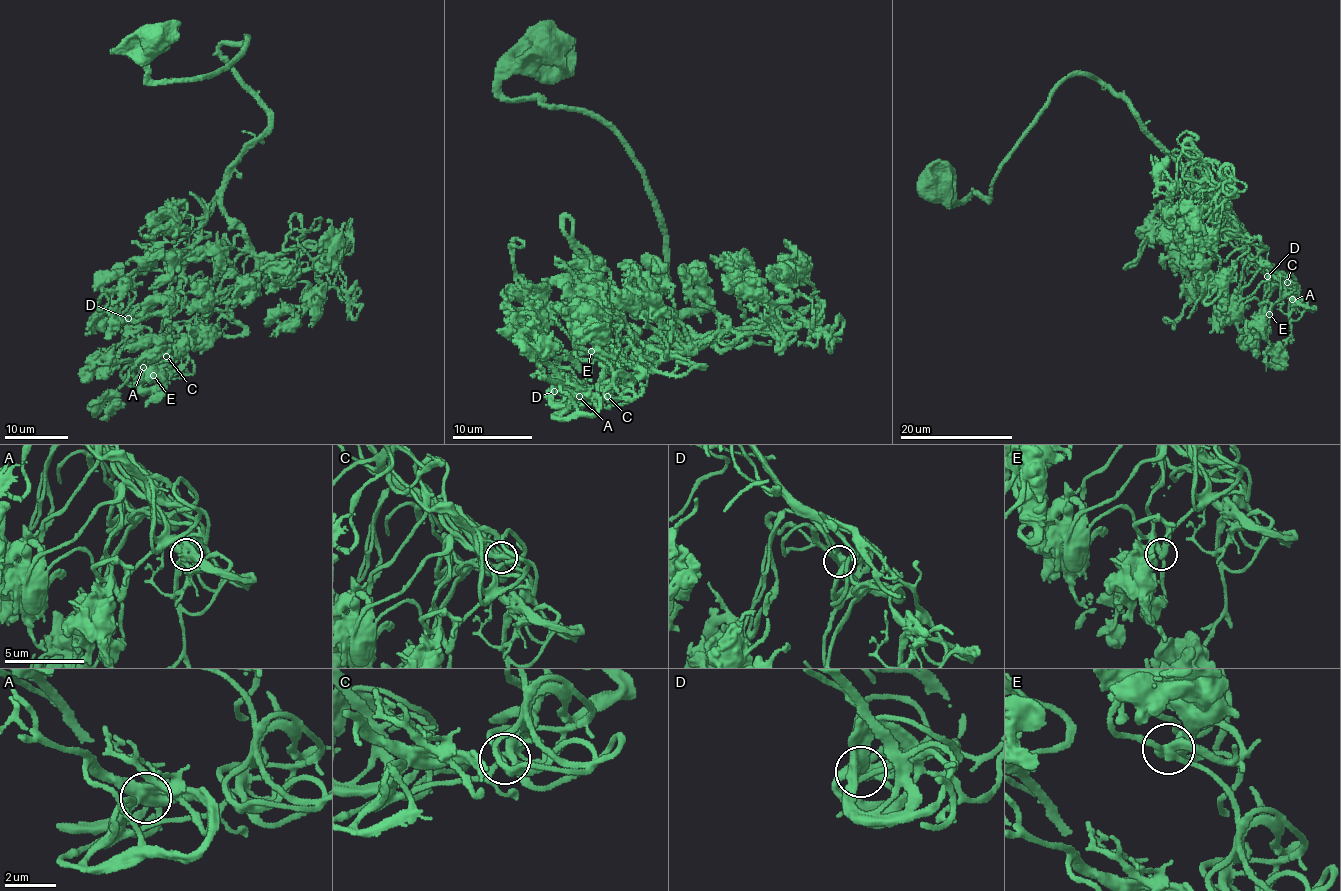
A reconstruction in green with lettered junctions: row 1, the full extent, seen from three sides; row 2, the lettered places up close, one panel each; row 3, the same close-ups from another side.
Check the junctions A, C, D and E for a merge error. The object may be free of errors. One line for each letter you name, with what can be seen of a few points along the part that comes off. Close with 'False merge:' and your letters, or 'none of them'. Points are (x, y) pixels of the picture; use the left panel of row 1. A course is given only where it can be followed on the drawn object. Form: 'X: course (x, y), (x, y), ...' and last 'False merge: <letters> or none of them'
False merge: none of them

